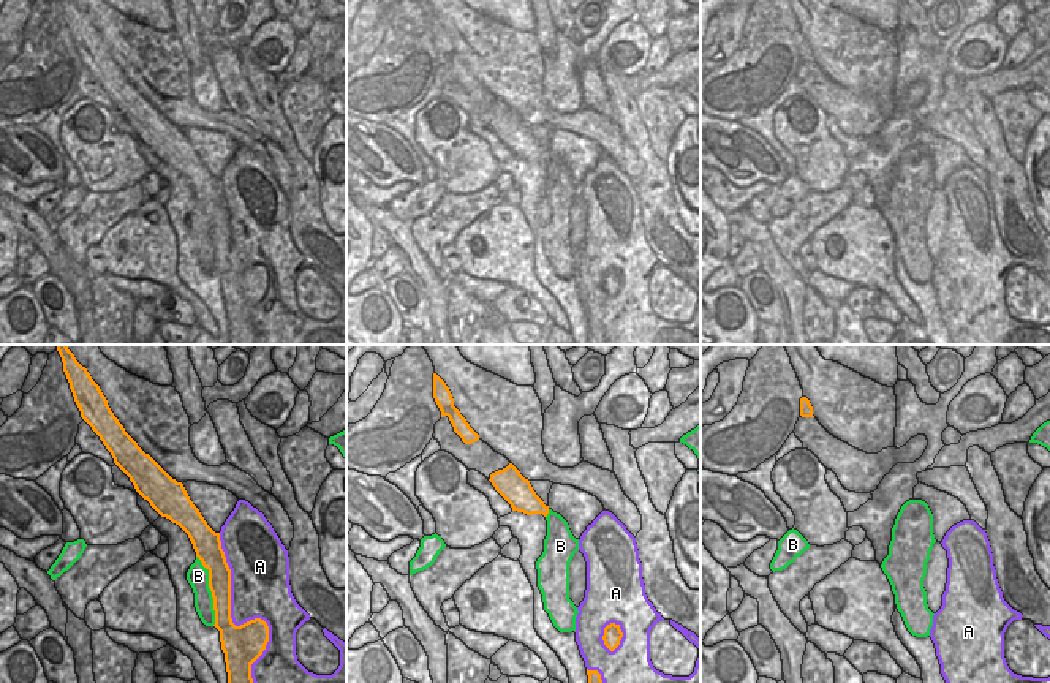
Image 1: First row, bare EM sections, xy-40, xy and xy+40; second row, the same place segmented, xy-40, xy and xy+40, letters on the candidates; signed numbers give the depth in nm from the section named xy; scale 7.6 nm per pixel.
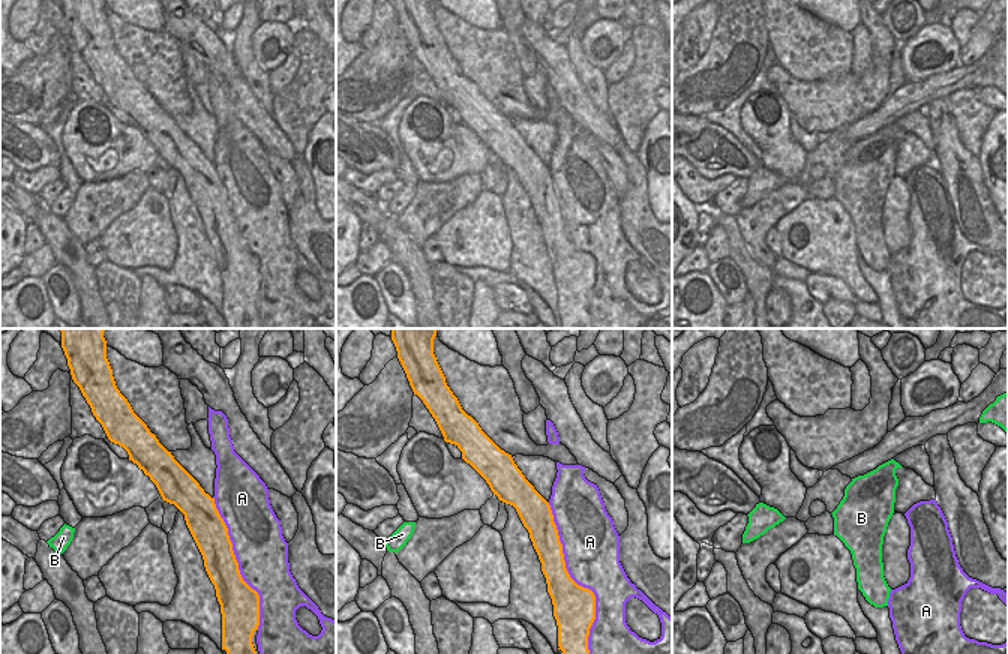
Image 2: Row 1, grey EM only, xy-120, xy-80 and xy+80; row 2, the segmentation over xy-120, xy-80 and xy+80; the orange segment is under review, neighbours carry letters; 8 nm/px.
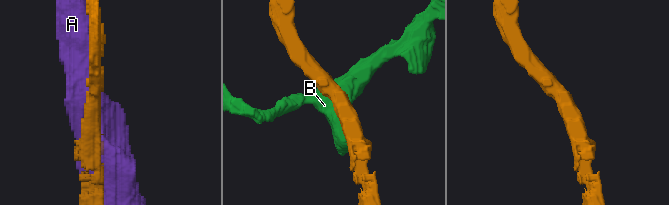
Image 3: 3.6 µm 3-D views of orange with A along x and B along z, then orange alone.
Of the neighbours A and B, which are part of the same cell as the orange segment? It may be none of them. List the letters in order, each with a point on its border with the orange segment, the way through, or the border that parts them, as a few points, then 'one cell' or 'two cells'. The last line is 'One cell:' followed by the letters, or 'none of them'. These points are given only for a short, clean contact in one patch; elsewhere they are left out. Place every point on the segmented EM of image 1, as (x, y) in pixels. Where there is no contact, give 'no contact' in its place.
A: contact xy-40 (233, 623); two cells
B: contact xy-40 (211, 590); two cells
One cell: none of them

